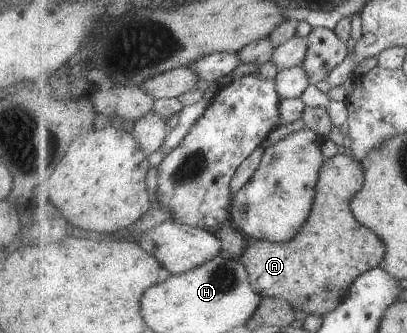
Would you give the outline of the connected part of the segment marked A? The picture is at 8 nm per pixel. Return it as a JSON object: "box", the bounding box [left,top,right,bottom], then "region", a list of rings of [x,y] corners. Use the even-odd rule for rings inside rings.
{"box":[239,153,386,317],"region":[[[340,153],[326,159],[325,164],[321,167],[319,182],[316,186],[316,201],[313,203],[312,213],[305,223],[305,229],[301,229],[301,233],[289,243],[248,240],[246,251],[239,260],[248,270],[253,289],[262,298],[282,298],[291,302],[297,310],[303,307],[307,314],[324,317],[327,313],[333,312],[333,309],[337,309],[337,305],[340,305],[341,301],[345,299],[345,295],[349,293],[349,287],[353,281],[357,280],[357,277],[382,266],[386,257],[386,249],[383,249],[384,242],[381,241],[377,233],[363,227],[352,211],[353,197],[361,192],[361,187],[364,184],[364,166],[353,156]]]}

